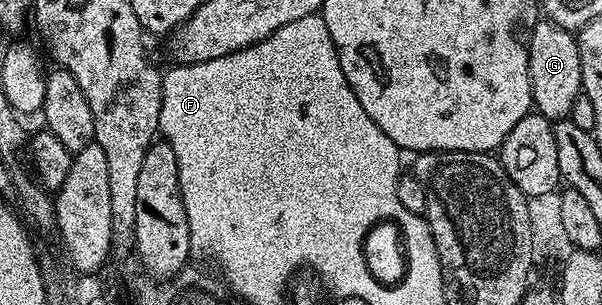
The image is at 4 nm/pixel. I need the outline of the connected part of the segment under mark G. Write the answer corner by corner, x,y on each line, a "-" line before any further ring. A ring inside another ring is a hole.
537,21
528,41
528,71
535,113
553,120
567,119
574,108
574,100
578,100
582,92
577,35
553,22

